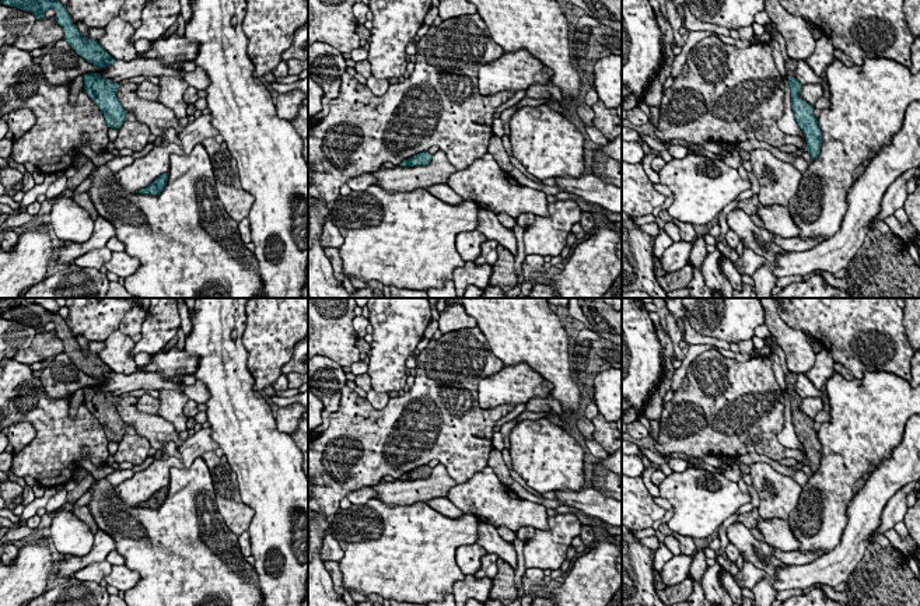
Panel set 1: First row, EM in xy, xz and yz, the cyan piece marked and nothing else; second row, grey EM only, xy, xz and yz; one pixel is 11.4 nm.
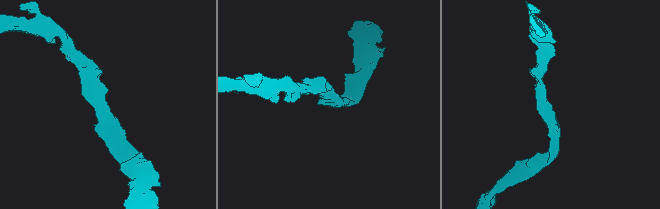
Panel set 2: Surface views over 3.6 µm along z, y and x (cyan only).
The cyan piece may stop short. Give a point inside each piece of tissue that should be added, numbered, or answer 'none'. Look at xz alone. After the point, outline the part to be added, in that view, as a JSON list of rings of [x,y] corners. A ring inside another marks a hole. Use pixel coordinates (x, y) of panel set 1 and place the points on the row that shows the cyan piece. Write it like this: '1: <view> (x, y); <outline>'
none

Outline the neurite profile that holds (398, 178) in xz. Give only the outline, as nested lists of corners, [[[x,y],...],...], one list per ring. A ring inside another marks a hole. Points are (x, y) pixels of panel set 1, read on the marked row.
[[[442,150],[433,154],[428,165],[381,168],[372,172],[377,182],[385,190],[413,190],[428,188],[435,183],[447,183],[448,178],[458,171],[447,158]]]

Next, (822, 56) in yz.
[[[829,36],[816,39],[815,50],[805,62],[818,77],[822,77],[825,69],[835,60],[833,50],[835,46]]]

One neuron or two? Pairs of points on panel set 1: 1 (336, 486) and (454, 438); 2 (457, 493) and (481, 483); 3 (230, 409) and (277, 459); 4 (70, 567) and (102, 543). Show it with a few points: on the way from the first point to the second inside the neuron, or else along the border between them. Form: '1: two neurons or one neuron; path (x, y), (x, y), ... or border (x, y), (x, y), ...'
1: one neuron; path (366, 463), (380, 449), (399, 449), (424, 437)
2: one neuron; path (462, 493), (471, 493), (475, 489)
3: one neuron; path (241, 421), (265, 447)
4: one neuron; path (79, 563), (87, 560), (95, 552)

